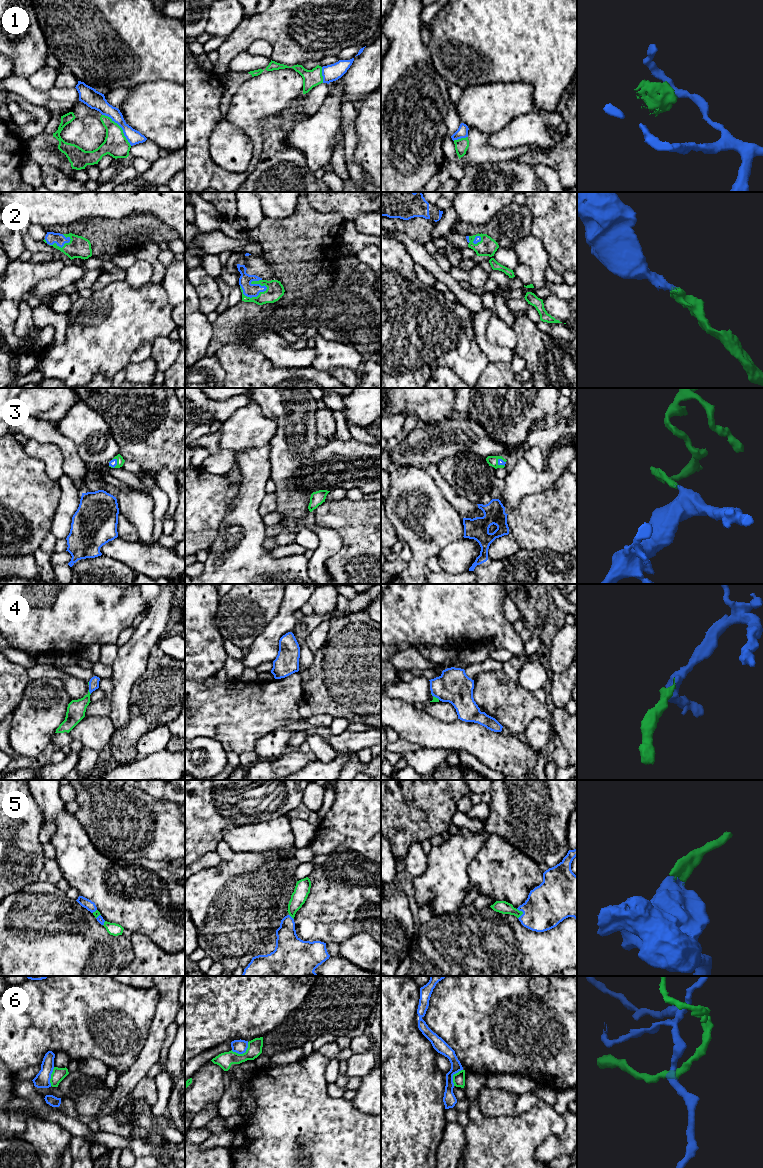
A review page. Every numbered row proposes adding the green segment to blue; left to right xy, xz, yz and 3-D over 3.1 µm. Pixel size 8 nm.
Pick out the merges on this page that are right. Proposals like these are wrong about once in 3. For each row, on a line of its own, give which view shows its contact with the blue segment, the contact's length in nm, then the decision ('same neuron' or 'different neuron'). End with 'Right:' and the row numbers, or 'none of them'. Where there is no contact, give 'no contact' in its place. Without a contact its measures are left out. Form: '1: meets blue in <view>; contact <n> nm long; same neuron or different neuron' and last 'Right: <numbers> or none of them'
1: meets blue in xy; contact 340 nm long; different neuron
2: meets blue in xz; contact 220 nm long; same neuron
3: meets blue in yz; contact 90 nm long; same neuron
4: meets blue in xy; contact 40 nm long; same neuron
5: meets blue in yz; contact 90 nm long; same neuron
6: meets blue in xz; contact 160 nm long; different neuron
Right: 2, 3, 4, 5

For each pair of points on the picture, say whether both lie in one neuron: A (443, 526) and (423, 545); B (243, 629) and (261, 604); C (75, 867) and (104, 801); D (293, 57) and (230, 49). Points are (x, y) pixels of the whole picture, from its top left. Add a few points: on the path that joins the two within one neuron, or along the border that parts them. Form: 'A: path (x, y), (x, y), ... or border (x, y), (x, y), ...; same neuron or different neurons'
A: path (437, 532), (435, 540), (429, 544); same neuron
B: path (243, 623), (255, 610); same neuron
C: border (75, 816), (91, 843), (103, 854); different neurons
D: path (278, 41), (271, 34), (246, 34); same neuron

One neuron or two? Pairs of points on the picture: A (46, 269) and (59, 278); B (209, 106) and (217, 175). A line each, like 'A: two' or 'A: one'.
A: two
B: one

